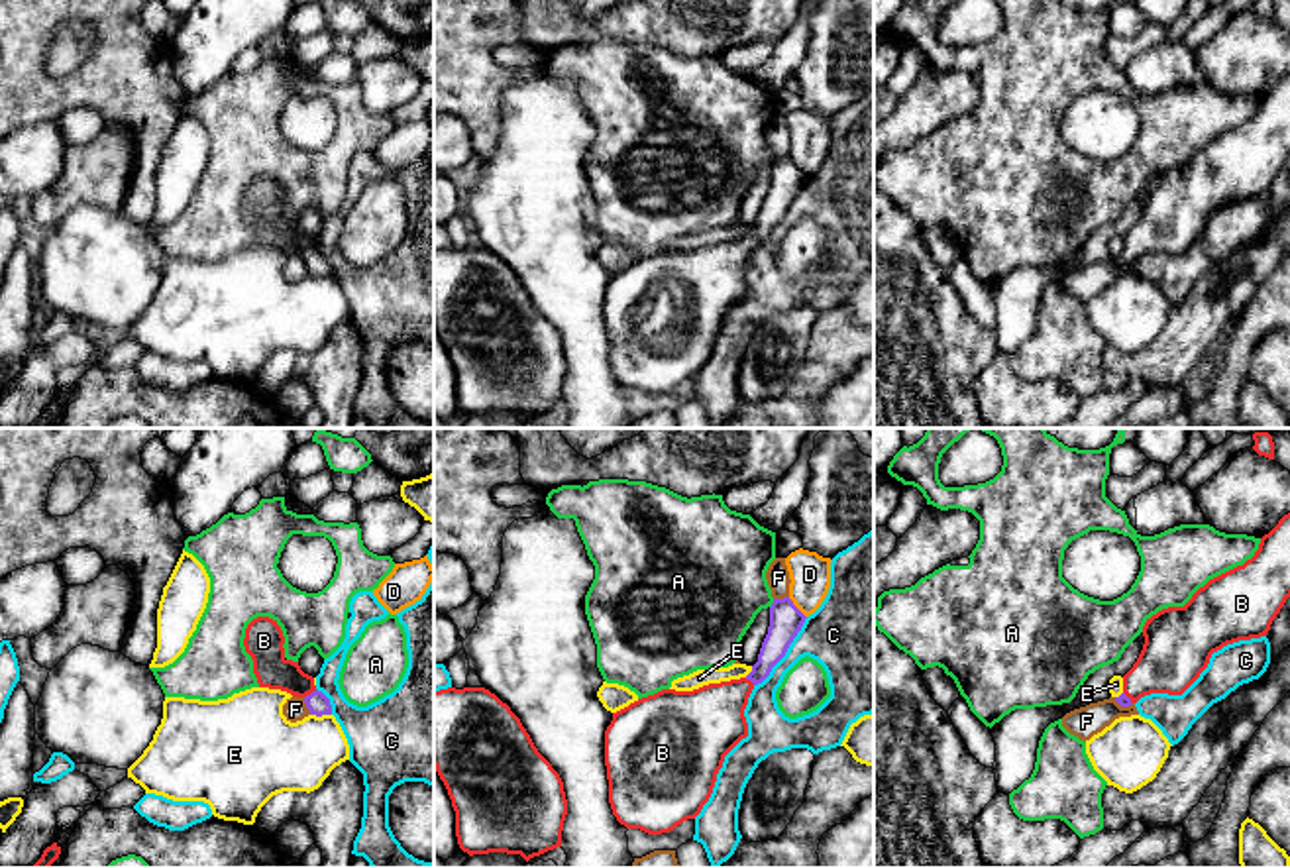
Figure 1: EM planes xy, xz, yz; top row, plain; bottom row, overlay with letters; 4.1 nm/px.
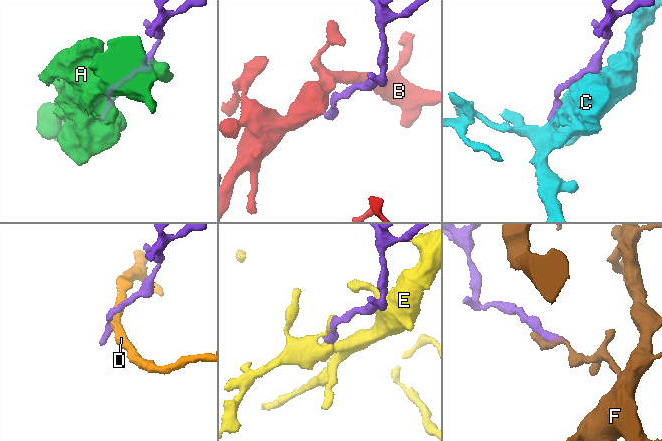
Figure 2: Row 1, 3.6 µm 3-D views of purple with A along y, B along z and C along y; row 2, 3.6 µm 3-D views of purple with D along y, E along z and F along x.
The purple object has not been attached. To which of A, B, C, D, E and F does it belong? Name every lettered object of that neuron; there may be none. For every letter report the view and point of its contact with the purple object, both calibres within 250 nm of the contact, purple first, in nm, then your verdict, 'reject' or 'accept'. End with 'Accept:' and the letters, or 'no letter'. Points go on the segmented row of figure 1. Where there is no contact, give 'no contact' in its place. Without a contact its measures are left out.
A: meets purple in xz at (772, 603); 140 nm thick on the purple side, 420 nm on the other; reject
B: meets purple in xy at (313, 692); 90 nm thick on the purple side, 140 nm on the other; accept
C: meets purple in xz at (786, 650); 140 nm thick on the purple side, 320 nm on the other; reject
D: meets purple in xz at (796, 607); 140 nm thick on the purple side, 170 nm on the other; reject
E: meets purple in xy at (321, 715); 90 nm thick on the purple side, 300 nm on the other; reject
F: meets purple in xy at (307, 705); 90 nm thick on the purple side, 100 nm on the other; reject
Accept: B

